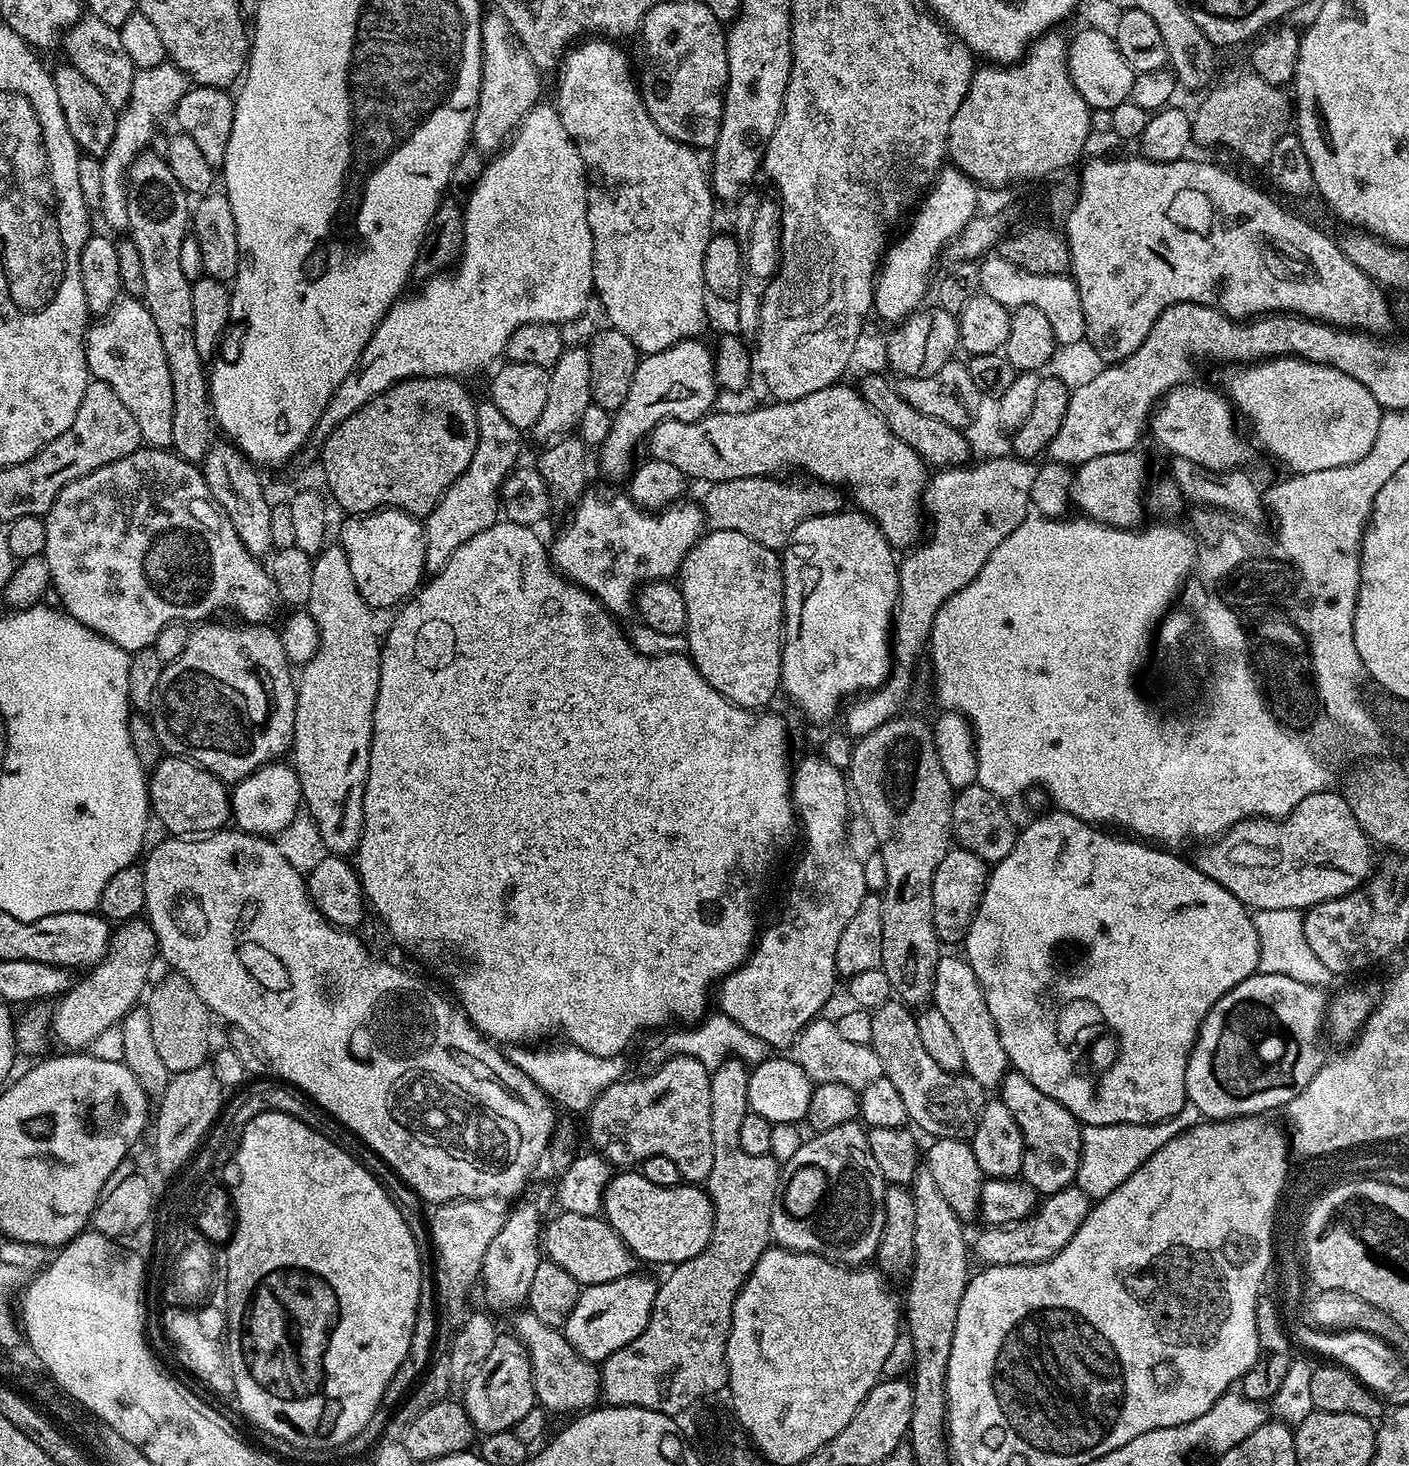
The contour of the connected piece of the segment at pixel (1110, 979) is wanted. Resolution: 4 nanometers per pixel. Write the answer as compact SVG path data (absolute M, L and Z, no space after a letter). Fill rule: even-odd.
M1051 811L1030 821L1025 828L1021 827L1014 850L1010 850L1010 854L1006 854L1006 858L999 860L989 871L988 885L962 941L963 955L982 986L986 1006L990 1006L990 1014L994 1018L998 1038L1002 1038L1009 1065L1034 1082L1046 1098L1054 1098L1054 1102L1066 1106L1066 1110L1070 1110L1081 1125L1157 1124L1169 1120L1182 1110L1188 1099L1188 1055L1196 1045L1196 1036L1206 1014L1227 992L1234 990L1238 982L1255 976L1260 967L1258 930L1254 930L1253 913L1238 902L1230 890L1218 886L1214 878L1198 871L1195 863L1188 861L1187 864L1182 857L1175 856L1172 853L1175 851L1136 838L1123 840L1087 820L1079 820L1069 812Z

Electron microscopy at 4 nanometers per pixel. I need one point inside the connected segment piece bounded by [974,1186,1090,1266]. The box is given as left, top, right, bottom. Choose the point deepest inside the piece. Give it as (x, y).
(1040, 1236)

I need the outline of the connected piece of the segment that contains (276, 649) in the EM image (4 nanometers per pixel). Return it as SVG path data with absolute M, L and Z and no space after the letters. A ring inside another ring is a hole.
M204 622L193 627L188 634L186 650L174 662L165 664L162 670L162 678L158 678L158 690L150 709L150 719L154 730L158 734L158 742L163 746L165 753L170 756L181 756L183 760L193 760L207 772L213 772L225 785L235 785L238 780L245 780L254 770L258 770L264 764L279 761L280 756L285 755L286 749L292 743L292 731L294 730L294 714L296 713L296 686L294 683L294 668L289 663L286 650L280 641L280 632L272 626L263 624L245 623L244 628L235 628L232 624L212 624L216 622Z

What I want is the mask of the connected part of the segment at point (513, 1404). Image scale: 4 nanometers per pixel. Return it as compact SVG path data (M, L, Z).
M500 1334L491 1347L490 1354L467 1378L469 1380L464 1388L462 1403L477 1433L512 1430L537 1405L530 1358L524 1349L524 1343L516 1339L515 1335Z

